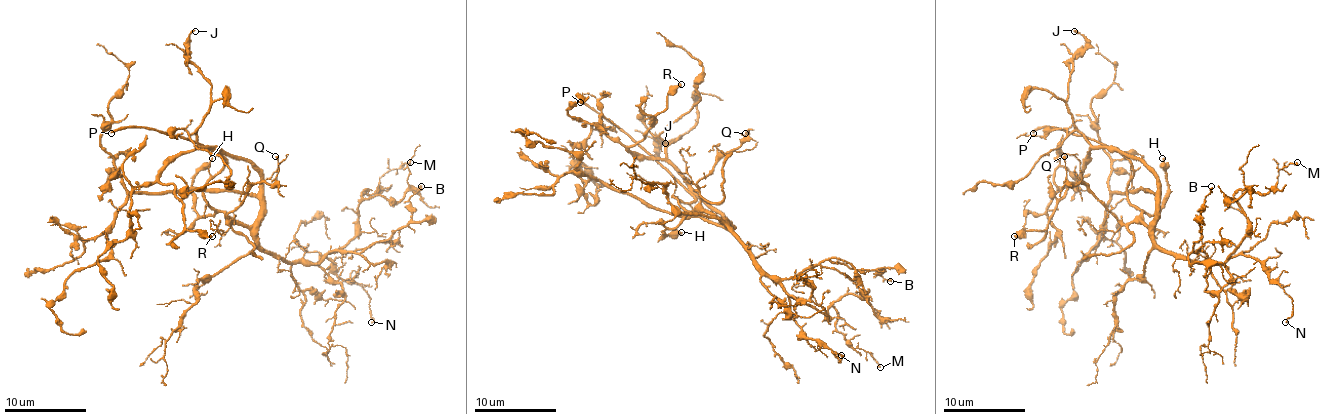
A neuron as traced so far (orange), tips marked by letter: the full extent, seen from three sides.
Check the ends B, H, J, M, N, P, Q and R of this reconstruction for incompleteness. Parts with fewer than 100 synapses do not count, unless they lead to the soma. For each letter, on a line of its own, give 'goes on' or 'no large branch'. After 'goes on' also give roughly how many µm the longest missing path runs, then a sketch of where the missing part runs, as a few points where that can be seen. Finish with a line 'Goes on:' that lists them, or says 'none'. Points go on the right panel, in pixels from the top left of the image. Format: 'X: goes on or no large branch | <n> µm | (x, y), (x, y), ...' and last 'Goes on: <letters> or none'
B: no large branch
H: no large branch
J: no large branch
M: no large branch
N: no large branch
P: goes on | 30 µm | (1033, 133), (1025, 137), (1033, 131), (1055, 127), (1064, 135), (1076, 115), (1080, 72)
Q: no large branch
R: no large branch
Goes on: P

